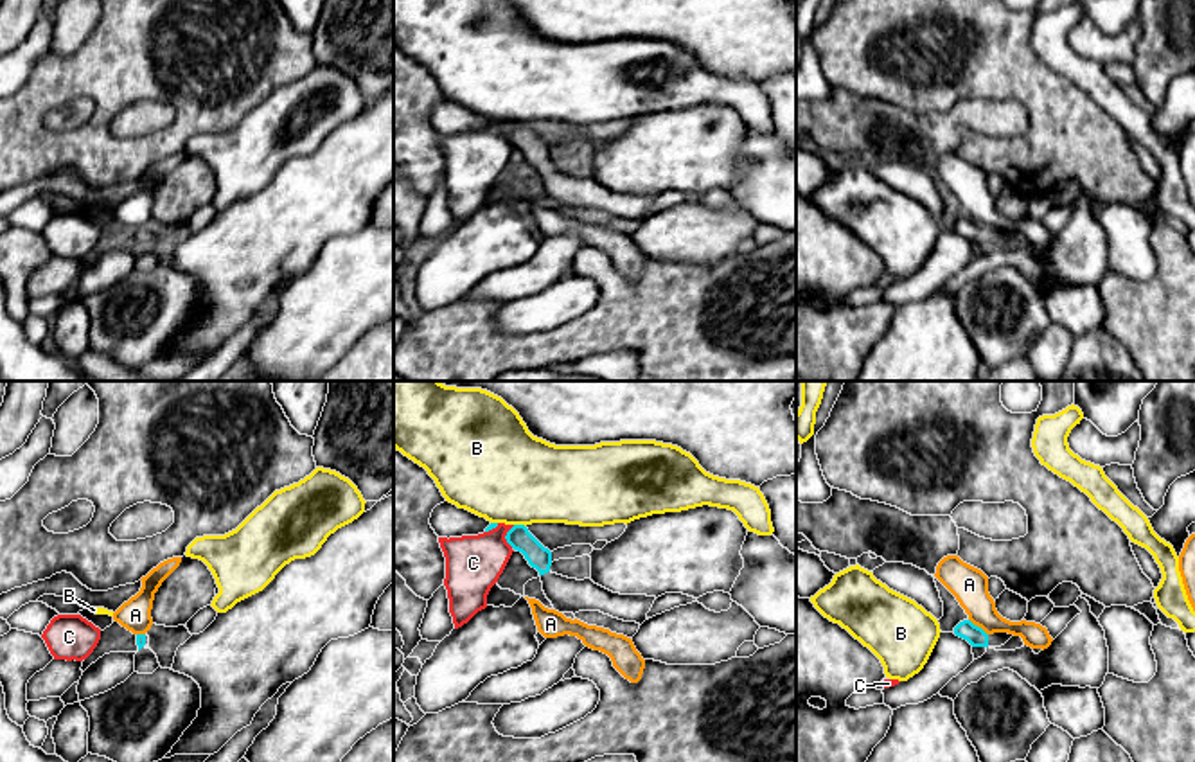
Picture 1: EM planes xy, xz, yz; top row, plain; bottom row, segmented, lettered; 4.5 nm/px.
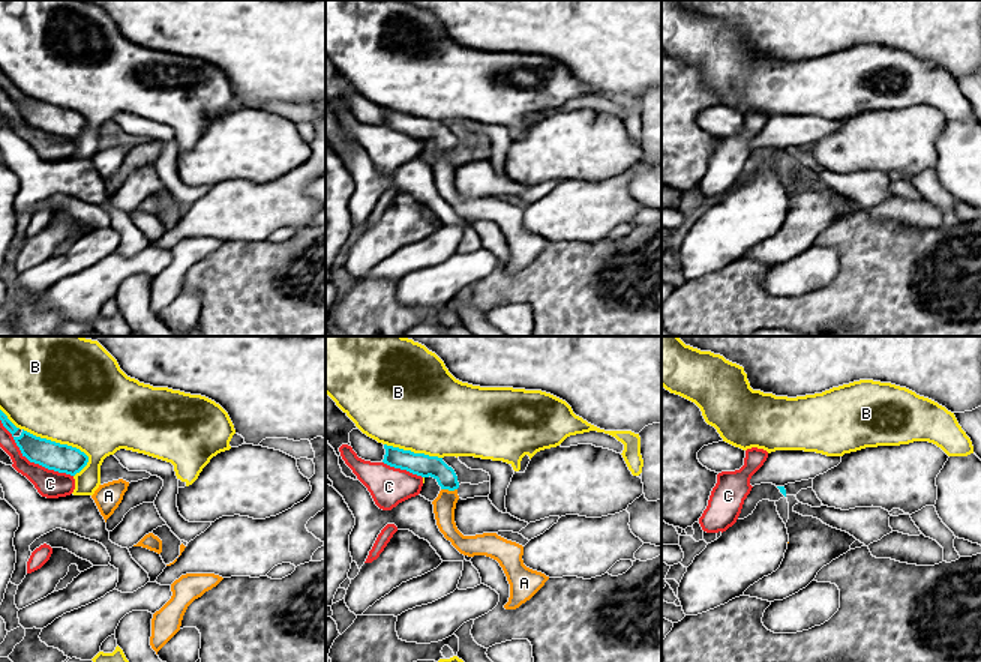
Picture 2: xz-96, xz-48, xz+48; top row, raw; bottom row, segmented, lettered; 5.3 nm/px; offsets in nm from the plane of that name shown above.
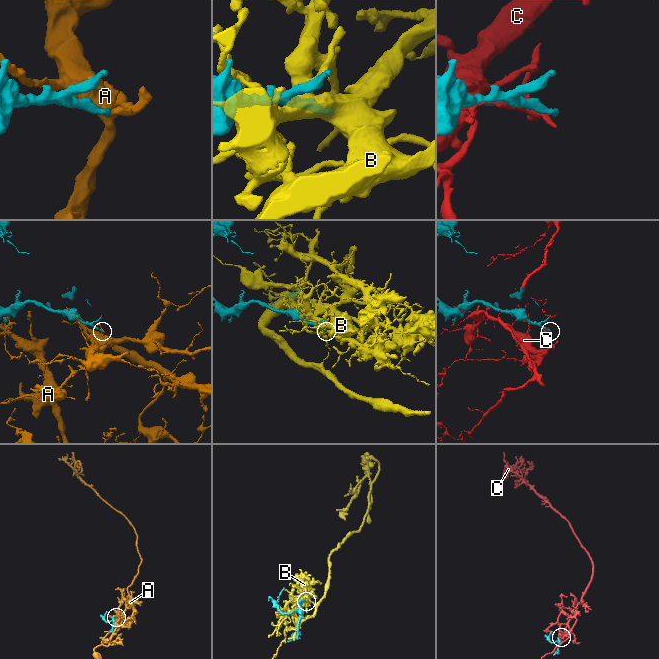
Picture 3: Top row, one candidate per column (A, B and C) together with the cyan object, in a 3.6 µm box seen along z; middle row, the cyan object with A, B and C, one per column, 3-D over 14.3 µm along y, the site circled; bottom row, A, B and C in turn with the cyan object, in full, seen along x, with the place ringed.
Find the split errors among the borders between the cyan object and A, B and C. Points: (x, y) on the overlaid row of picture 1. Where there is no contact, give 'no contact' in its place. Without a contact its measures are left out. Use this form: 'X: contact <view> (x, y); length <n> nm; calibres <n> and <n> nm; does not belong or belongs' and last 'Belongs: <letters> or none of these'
A: contact yz (976, 626); length 120 nm; calibres 90 and 160 nm; does not belong
B: contact xz (520, 525); length 60 nm; calibres 110 and 440 nm; does not belong
C: contact xz (505, 536); length 110 nm; calibres 110 and 260 nm; does not belong
Belongs: none of these

